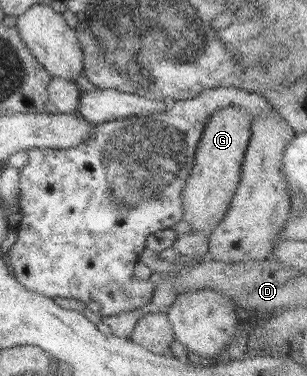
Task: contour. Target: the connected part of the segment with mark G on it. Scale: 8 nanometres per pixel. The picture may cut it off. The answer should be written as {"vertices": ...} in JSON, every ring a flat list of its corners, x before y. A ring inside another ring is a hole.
{"vertices":[[228,105,227,107,219,108,207,118,195,150,190,176,185,180,181,194,184,214,180,221,187,222,192,229,210,232,213,228,218,226,218,223,226,214,226,211,231,207,232,197,241,179,243,154,248,146,250,140,249,136,251,135,250,125,251,116,249,112,238,105]]}

